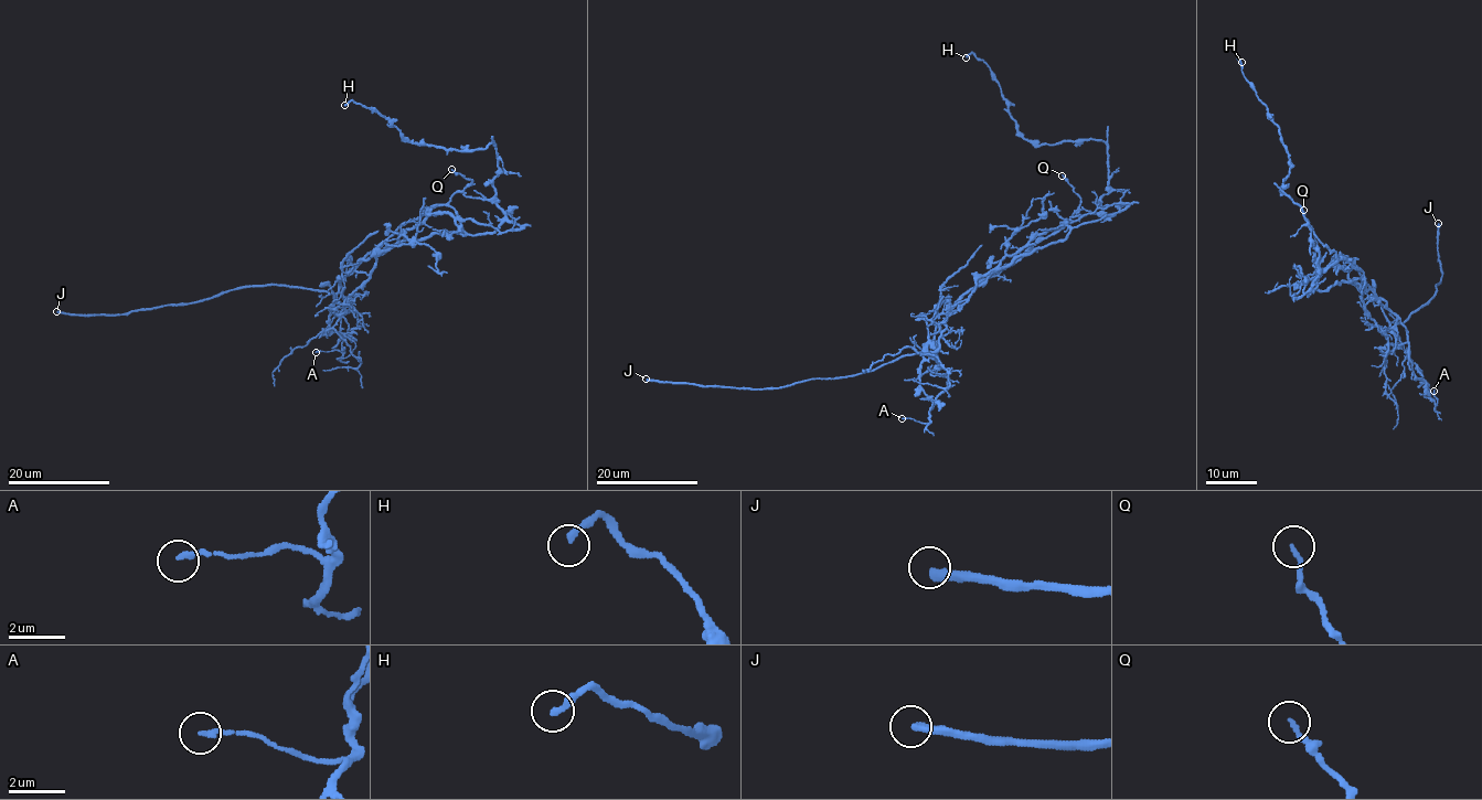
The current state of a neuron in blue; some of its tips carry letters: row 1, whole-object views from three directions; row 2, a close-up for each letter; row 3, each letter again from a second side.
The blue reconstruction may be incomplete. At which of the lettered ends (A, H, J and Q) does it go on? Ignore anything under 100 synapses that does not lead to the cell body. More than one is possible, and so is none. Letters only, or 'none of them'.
J

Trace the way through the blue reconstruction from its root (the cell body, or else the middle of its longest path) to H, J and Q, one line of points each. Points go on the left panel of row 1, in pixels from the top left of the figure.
H: (413, 240), (496, 230), (504, 215), (493, 184), (493, 142), (477, 150), (414, 144), (388, 118), (344, 105)
J: (413, 240), (363, 259), (332, 294), (288, 285), (242, 286), (190, 304), (116, 315), (56, 311)
Q: (413, 240), (400, 241), (400, 234), (416, 224), (424, 212), (448, 201), (471, 182), (451, 169)

